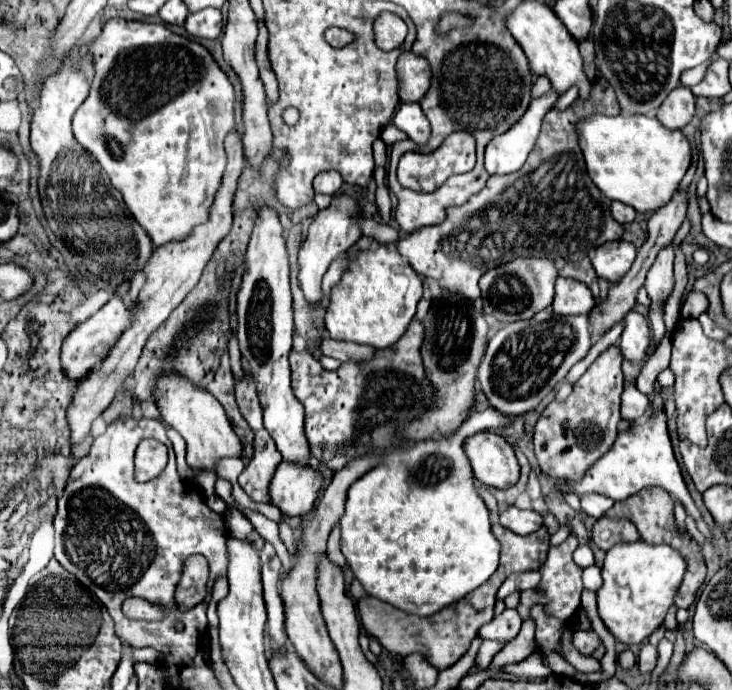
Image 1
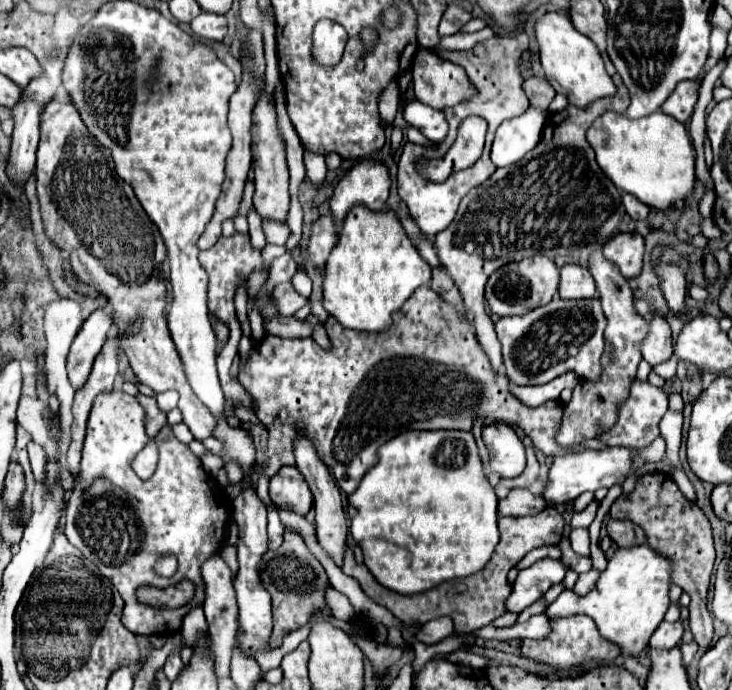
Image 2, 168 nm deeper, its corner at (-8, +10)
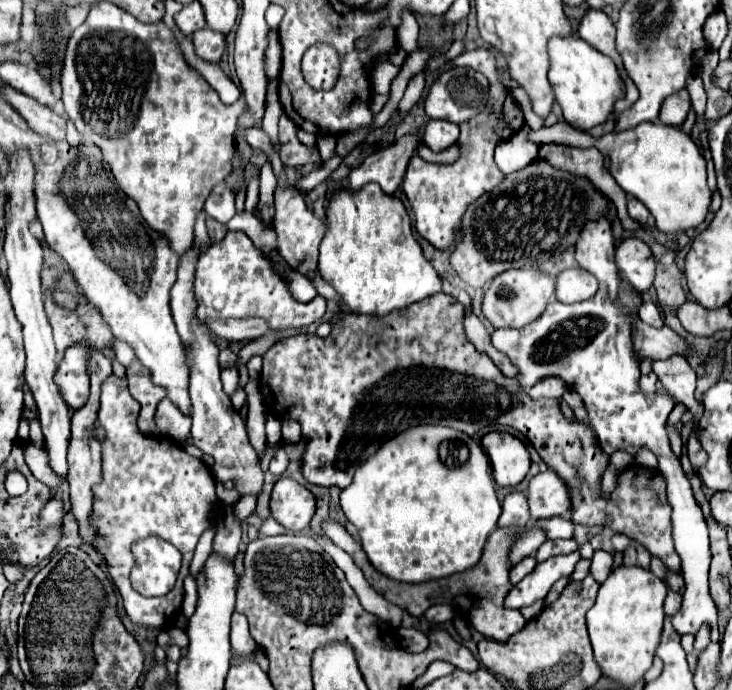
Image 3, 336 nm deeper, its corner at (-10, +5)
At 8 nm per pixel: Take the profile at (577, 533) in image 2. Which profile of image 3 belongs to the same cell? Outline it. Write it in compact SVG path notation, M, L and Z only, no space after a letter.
M576 550L572 554L554 556L546 562L536 564L534 572L522 578L506 596L508 608L524 608L534 604L536 600L544 600L556 580L560 580L562 576L570 576L574 572L580 558L580 550Z

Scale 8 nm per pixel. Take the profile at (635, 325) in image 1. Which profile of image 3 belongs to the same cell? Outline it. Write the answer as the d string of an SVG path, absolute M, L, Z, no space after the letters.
M672 356L666 360L654 360L652 370L664 384L666 392L676 398L676 402L684 404L692 414L696 414L696 420L702 412L702 406L694 400L694 388L696 388L696 374L686 362L684 356Z

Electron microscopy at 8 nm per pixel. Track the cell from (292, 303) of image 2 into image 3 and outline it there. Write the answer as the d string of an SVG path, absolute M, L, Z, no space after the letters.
M228 232L224 240L200 254L194 276L198 318L264 318L272 330L304 328L318 322L326 312L326 300L316 296L308 303L292 298L286 282L272 270L270 260L252 244L244 232Z

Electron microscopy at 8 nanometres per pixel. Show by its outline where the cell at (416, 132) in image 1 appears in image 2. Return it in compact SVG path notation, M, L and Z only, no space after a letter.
M410 101L404 107L404 119L410 125L414 125L432 143L444 141L444 137L448 133L448 121L446 121L444 113L438 109L430 109L430 107L422 105L420 101Z

